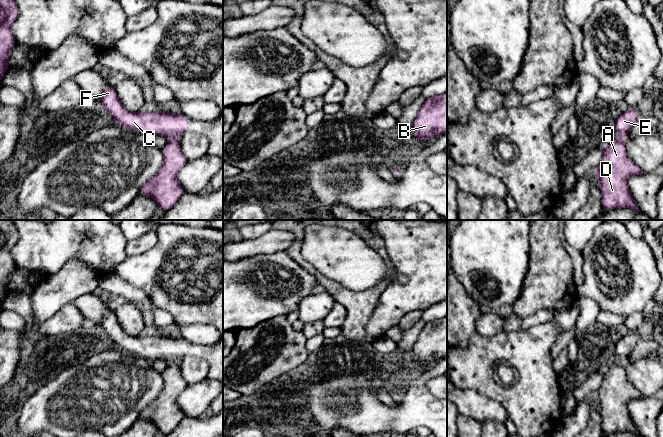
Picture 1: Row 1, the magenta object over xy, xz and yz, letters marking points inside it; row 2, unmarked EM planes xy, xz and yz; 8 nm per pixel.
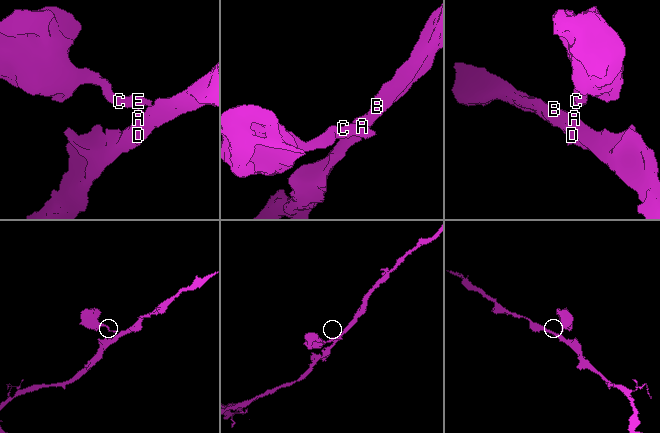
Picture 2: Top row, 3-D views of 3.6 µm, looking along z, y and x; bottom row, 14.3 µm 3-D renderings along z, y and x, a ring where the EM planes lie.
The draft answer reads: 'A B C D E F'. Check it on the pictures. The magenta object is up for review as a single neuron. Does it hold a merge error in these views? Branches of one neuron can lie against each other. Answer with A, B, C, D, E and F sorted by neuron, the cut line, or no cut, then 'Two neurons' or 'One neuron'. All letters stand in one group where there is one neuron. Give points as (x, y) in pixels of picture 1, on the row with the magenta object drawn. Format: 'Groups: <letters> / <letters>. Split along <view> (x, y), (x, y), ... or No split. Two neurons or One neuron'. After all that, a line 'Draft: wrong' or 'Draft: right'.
Groups: A B D / C E F. Split along xy (170, 138), (175, 139). Two neurons
Draft: wrong

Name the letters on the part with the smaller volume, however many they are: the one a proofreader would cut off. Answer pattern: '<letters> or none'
C, E, F

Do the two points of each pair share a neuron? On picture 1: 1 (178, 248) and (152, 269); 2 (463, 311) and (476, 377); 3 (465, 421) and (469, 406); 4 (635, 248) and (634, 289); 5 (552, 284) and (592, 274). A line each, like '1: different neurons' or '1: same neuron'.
1: same neuron
2: different neurons
3: different neurons
4: same neuron
5: different neurons

